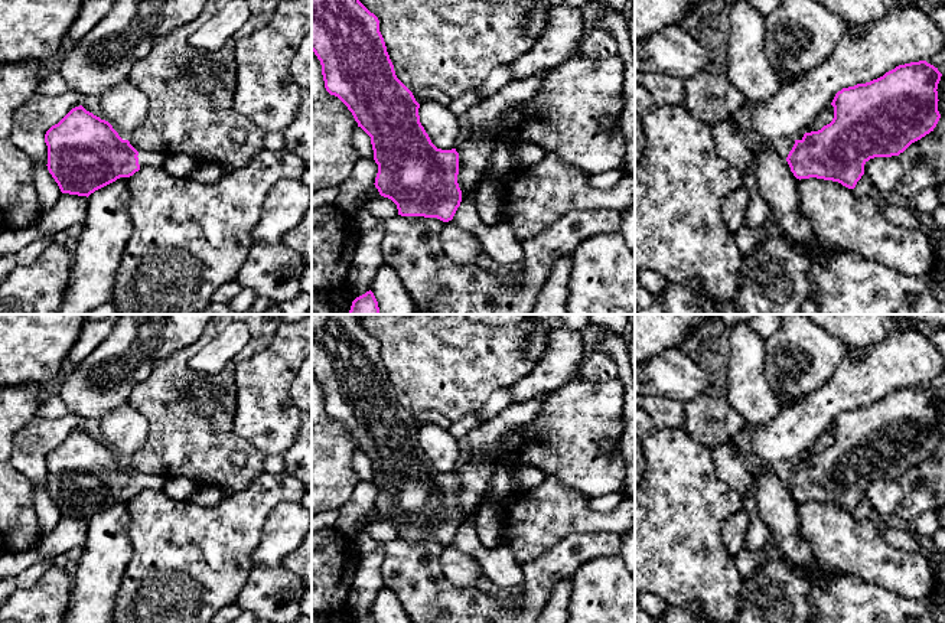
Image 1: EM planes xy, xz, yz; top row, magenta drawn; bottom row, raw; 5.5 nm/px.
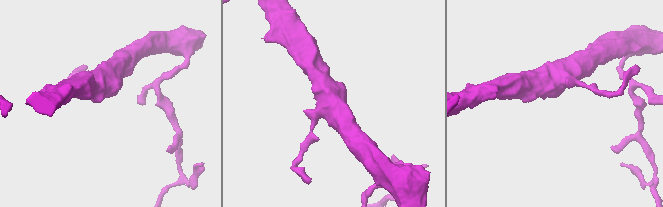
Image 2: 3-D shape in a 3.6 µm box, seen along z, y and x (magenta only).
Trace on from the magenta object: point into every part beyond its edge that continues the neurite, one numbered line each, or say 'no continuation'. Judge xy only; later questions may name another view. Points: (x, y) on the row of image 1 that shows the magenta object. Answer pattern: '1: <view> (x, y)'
1: xy (146, 159)

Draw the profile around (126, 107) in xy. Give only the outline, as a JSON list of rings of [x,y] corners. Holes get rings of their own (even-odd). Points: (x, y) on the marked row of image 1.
[[[128,79],[110,88],[100,97],[100,107],[105,121],[118,133],[123,140],[128,140],[147,118],[149,98]]]

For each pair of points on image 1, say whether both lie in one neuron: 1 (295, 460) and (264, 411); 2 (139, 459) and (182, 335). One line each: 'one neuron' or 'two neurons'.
1: two neurons
2: two neurons

